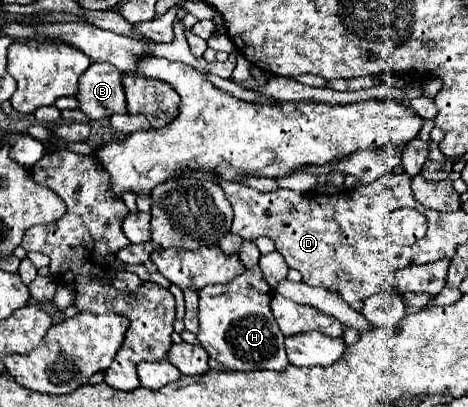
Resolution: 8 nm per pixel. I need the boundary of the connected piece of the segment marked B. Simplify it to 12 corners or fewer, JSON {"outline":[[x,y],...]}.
{"outline":[[91,64],[79,108],[91,118],[127,112],[123,74]]}

